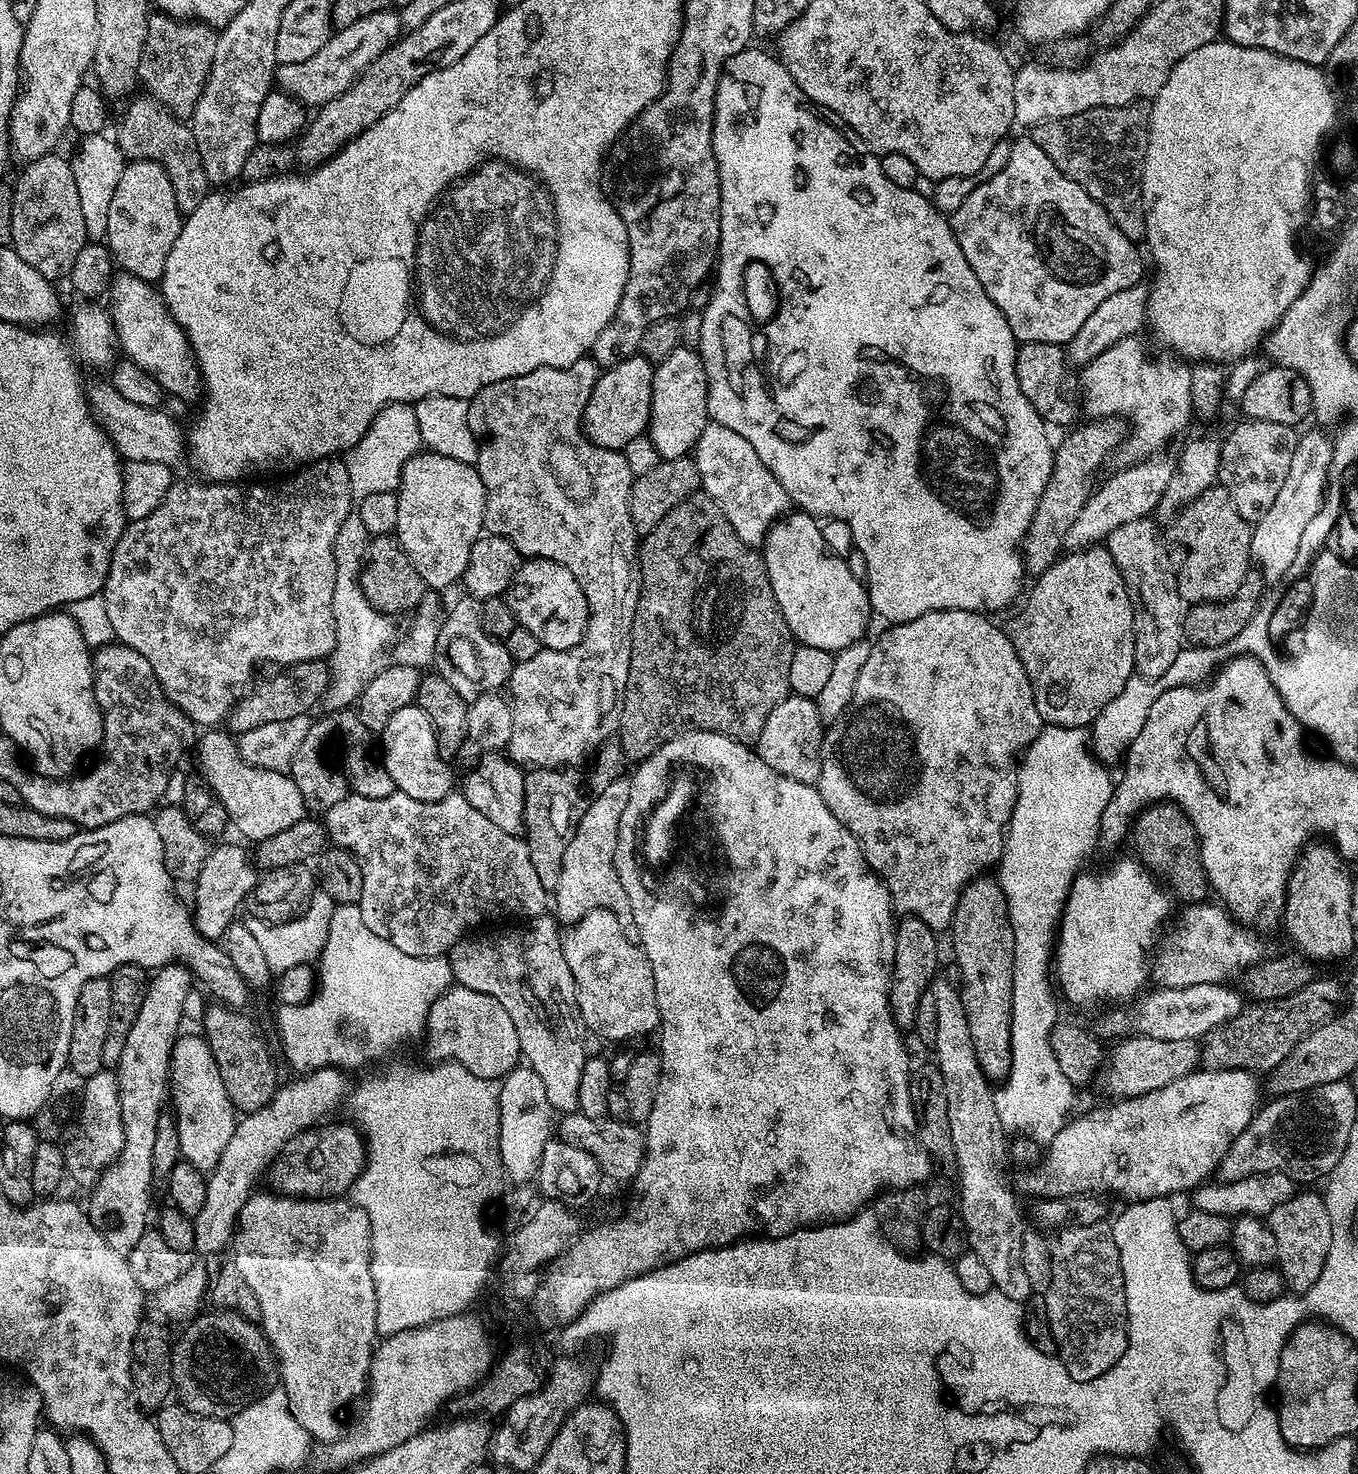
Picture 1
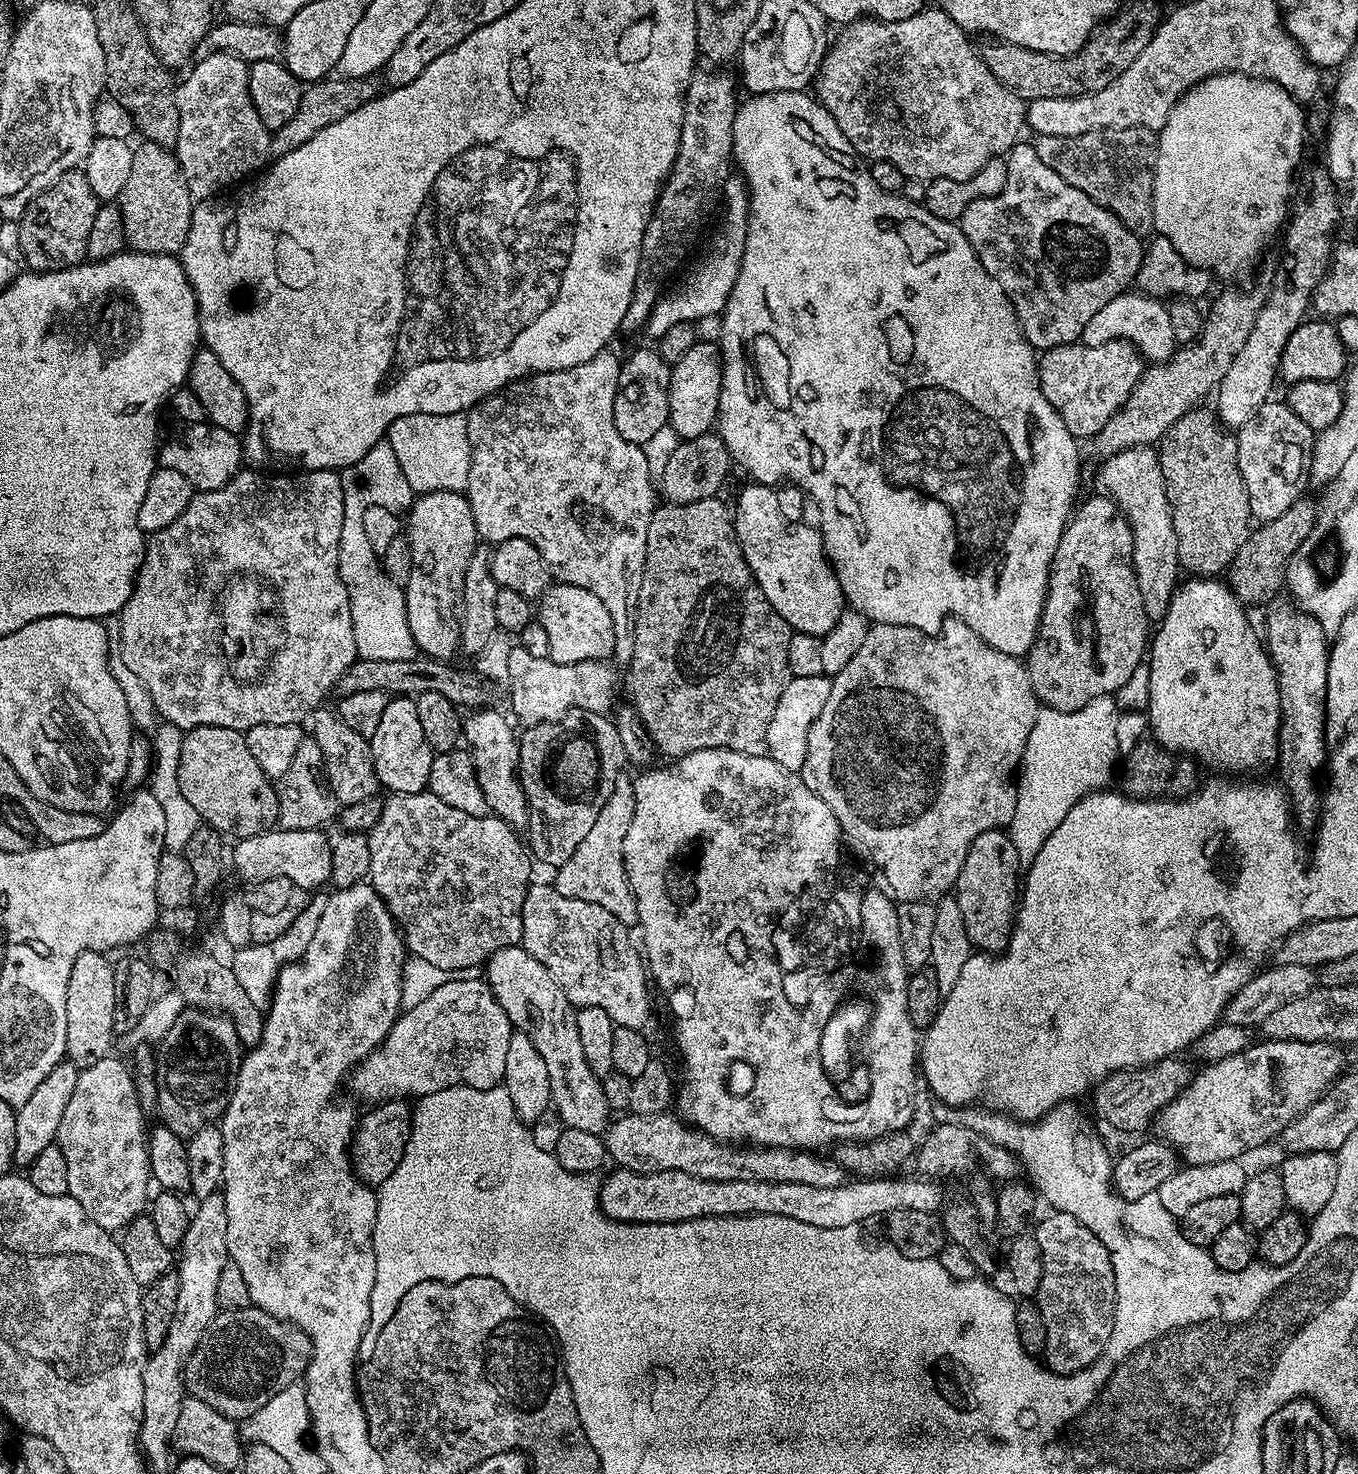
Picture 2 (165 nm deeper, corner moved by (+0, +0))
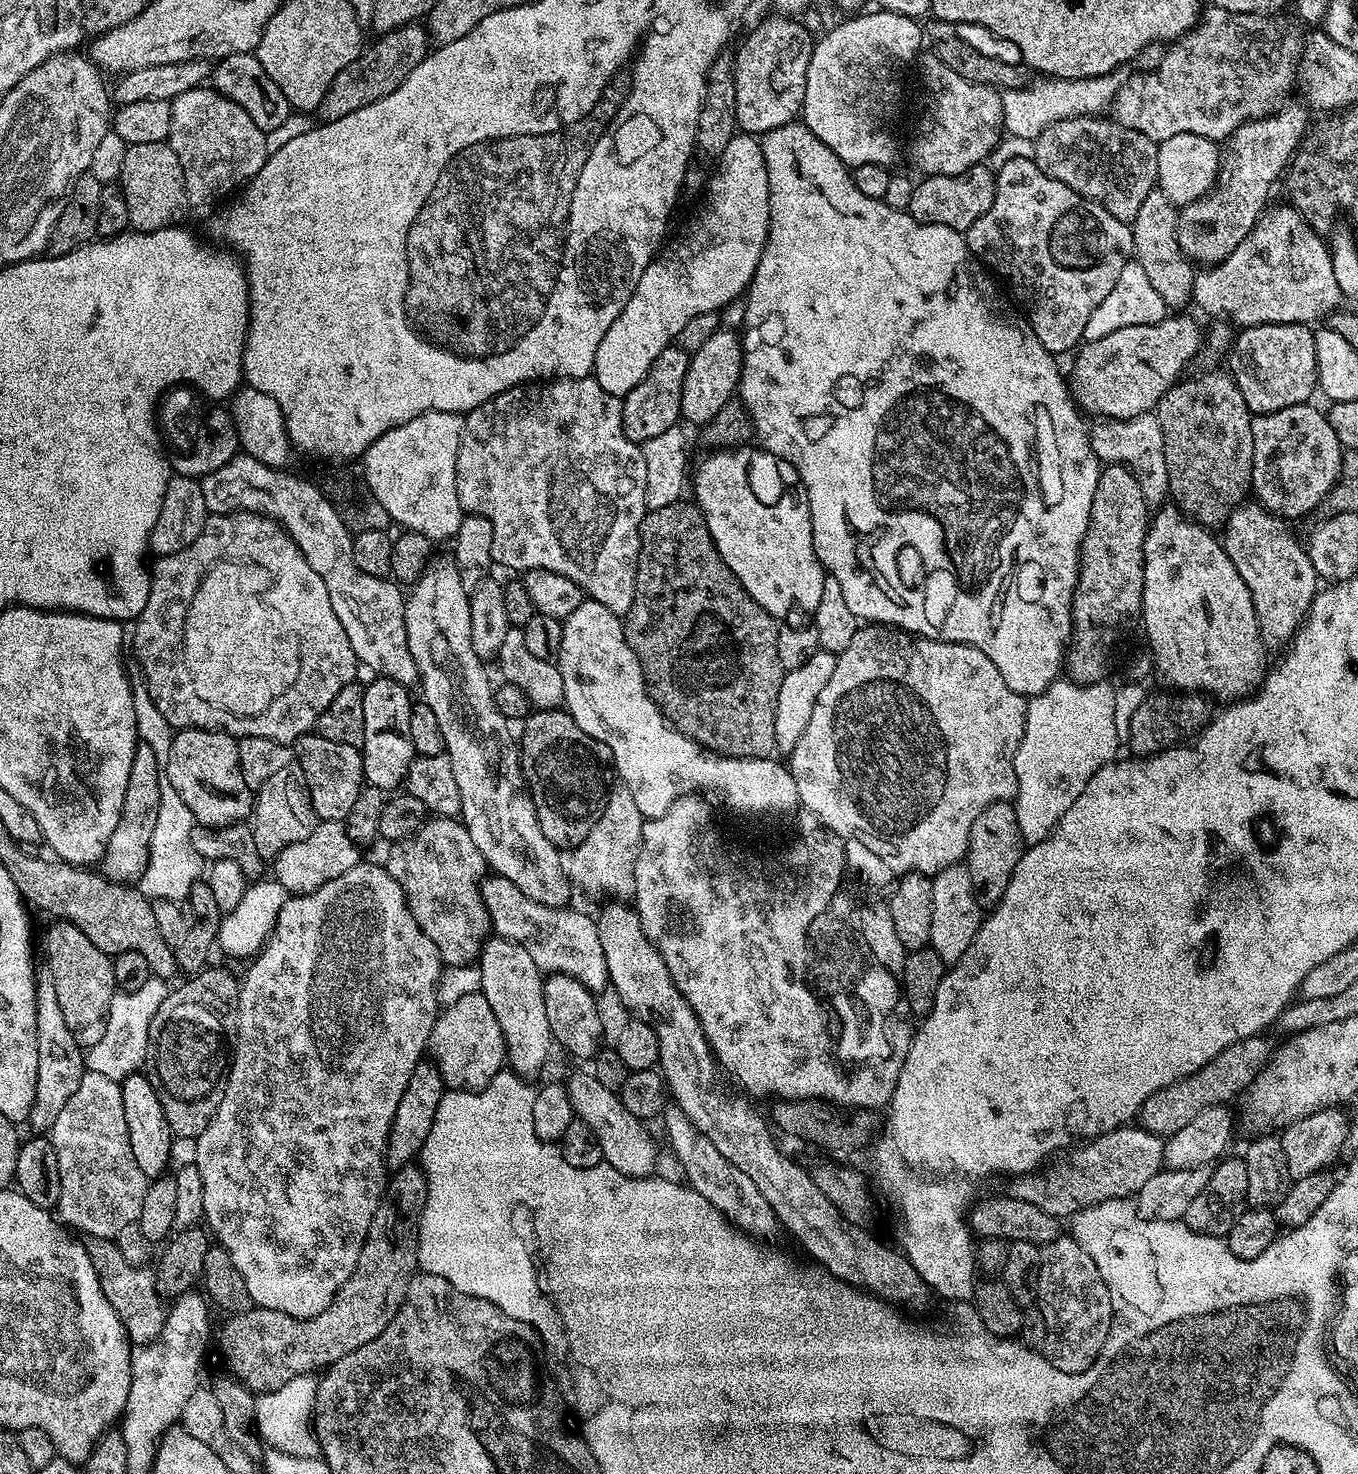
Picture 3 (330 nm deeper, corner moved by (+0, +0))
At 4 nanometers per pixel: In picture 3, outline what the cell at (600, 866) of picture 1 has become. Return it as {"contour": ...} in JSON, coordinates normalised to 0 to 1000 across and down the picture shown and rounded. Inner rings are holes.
{"contour":[[[454,531],[448,538],[448,543],[445,545],[445,549],[440,558],[437,558],[434,566],[432,566],[432,571],[420,576],[419,581],[421,581],[418,581],[417,591],[422,603],[427,604],[428,602],[429,604],[434,605],[436,608],[448,608],[445,609],[450,609],[454,612],[465,611],[468,607],[467,588],[471,579],[471,569],[474,558],[475,555],[470,550],[469,545],[467,545],[467,541],[465,540],[464,536],[461,536],[459,532]]]}

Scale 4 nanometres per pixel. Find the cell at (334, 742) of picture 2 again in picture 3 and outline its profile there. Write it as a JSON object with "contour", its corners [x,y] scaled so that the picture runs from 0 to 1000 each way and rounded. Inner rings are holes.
{"contour":[[[230,495],[217,502],[216,516],[222,525],[225,525],[225,533],[228,536],[228,544],[233,550],[233,557],[256,557],[261,544],[264,544],[264,539],[270,534],[267,509],[252,503],[243,503],[243,501],[237,501]]]}

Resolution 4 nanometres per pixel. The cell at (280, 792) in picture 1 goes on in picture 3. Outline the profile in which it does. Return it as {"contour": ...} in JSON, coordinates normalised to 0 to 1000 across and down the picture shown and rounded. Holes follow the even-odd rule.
{"contour":[[[133,494],[127,499],[125,514],[122,519],[125,533],[131,536],[131,541],[137,544],[142,557],[152,562],[163,562],[167,559],[176,559],[185,554],[187,547],[186,535],[181,533],[175,517],[175,502],[169,497],[158,497],[155,494]]]}

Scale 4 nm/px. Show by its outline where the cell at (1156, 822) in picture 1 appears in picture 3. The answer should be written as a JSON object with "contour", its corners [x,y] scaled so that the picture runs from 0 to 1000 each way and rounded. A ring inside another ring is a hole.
{"contour":[[[856,468],[845,472],[834,483],[831,488],[829,505],[834,507],[833,512],[837,514],[850,513],[861,507],[868,506],[884,499],[884,497],[894,485],[893,476],[882,469]]]}

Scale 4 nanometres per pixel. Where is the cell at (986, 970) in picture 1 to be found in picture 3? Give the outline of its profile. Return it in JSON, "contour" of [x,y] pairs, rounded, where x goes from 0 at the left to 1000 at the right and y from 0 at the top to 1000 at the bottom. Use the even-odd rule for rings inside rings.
{"contour":[[[736,543],[726,547],[726,550],[717,555],[717,560],[714,560],[711,585],[714,590],[714,598],[717,598],[717,604],[725,617],[733,616],[738,607],[741,607],[747,588],[750,588],[755,575],[753,567],[750,565],[747,545]]]}

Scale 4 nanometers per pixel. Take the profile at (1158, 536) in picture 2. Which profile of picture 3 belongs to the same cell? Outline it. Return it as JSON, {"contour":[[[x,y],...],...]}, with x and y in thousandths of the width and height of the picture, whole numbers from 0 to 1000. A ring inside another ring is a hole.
{"contour":[[[851,279],[831,285],[808,284],[803,288],[801,296],[811,315],[825,315],[833,319],[835,324],[838,324],[838,330],[841,330],[841,338],[844,338],[846,343],[856,343],[861,339],[856,286],[852,284]]]}

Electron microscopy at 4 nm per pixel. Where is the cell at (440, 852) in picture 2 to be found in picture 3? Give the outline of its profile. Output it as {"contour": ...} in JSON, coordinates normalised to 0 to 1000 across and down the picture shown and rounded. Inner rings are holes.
{"contour":[[[316,555],[306,565],[298,570],[291,571],[288,575],[289,579],[284,584],[286,592],[292,596],[293,601],[296,601],[300,610],[302,620],[305,620],[305,626],[308,626],[314,636],[317,636],[317,639],[323,642],[325,652],[331,657],[348,654],[353,649],[356,638],[360,637],[362,626],[353,609],[353,598],[360,591],[360,588],[355,582],[355,577],[349,574],[349,569],[346,569],[345,561],[336,555]]]}

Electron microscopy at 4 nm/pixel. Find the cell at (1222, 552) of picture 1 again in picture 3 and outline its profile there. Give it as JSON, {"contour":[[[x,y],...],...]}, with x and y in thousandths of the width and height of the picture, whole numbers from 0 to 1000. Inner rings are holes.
{"contour":[[[904,252],[887,252],[878,258],[870,257],[854,271],[850,279],[856,286],[856,297],[859,305],[860,332],[865,344],[880,355],[887,357],[901,356],[909,345],[917,341],[922,330],[923,313],[923,280],[918,275],[915,265]]]}

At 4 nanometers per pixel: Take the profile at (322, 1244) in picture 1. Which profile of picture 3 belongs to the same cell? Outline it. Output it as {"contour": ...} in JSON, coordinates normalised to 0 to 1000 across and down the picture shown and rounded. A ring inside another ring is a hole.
{"contour":[[[266,585],[261,586],[258,590],[255,590],[255,593],[252,593],[250,596],[240,598],[240,601],[237,601],[234,604],[226,605],[224,608],[215,608],[208,615],[208,617],[203,623],[203,630],[201,630],[197,640],[191,644],[190,648],[183,654],[186,655],[183,655],[183,660],[178,662],[177,665],[174,702],[172,704],[172,713],[168,726],[166,742],[163,745],[163,748],[161,750],[158,758],[155,758],[155,764],[152,764],[152,767],[149,767],[149,769],[144,771],[144,785],[143,785],[143,789],[146,795],[149,796],[150,828],[155,834],[155,838],[158,839],[158,843],[161,846],[166,847],[169,851],[172,859],[175,859],[175,862],[177,863],[178,867],[181,867],[181,875],[184,875],[184,881],[186,885],[189,887],[208,889],[208,891],[214,891],[219,894],[228,894],[229,893],[237,891],[237,889],[240,889],[240,886],[243,886],[243,883],[249,878],[249,875],[256,869],[258,864],[261,864],[261,859],[264,856],[264,851],[267,848],[267,843],[270,843],[270,837],[272,834],[272,829],[275,826],[275,821],[278,821],[278,818],[280,818],[280,812],[283,809],[283,804],[287,797],[284,785],[286,784],[286,770],[289,766],[289,759],[293,753],[293,748],[296,748],[296,742],[299,739],[299,734],[302,734],[302,729],[305,729],[305,726],[311,720],[311,716],[309,716],[311,714],[313,716],[315,711],[315,705],[323,689],[323,683],[321,684],[321,670],[323,671],[325,670],[324,661],[325,659],[325,652],[323,647],[323,642],[320,642],[320,639],[317,639],[317,636],[314,636],[311,628],[308,628],[308,626],[305,626],[305,620],[302,620],[302,615],[300,614],[299,607],[296,604],[296,601],[293,601],[292,596],[287,594],[285,588],[280,587],[279,589],[277,586]]]}

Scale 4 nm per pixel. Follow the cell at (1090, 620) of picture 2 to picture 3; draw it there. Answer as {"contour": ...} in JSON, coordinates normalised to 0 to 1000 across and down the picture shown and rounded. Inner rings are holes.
{"contour":[[[814,315],[810,318],[809,330],[806,332],[806,343],[803,343],[803,354],[801,355],[801,361],[798,364],[798,367],[795,368],[795,389],[794,395],[791,400],[789,406],[789,433],[786,436],[785,440],[785,456],[790,462],[794,464],[804,464],[812,462],[816,459],[815,456],[819,453],[819,444],[822,442],[822,436],[825,434],[825,431],[831,426],[831,423],[834,420],[837,420],[841,414],[841,398],[842,397],[842,368],[845,362],[847,355],[847,343],[844,338],[841,338],[841,330],[838,330],[838,324],[829,316],[825,315]]]}

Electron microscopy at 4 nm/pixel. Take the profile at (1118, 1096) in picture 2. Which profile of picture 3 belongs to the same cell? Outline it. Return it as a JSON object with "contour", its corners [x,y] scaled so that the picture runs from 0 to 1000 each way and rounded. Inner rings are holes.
{"contour":[[[933,702],[921,703],[915,707],[909,707],[909,710],[903,710],[897,718],[888,720],[885,726],[879,726],[873,731],[853,739],[847,744],[839,752],[839,765],[847,767],[851,771],[858,772],[864,771],[870,764],[879,761],[885,753],[893,752],[898,749],[904,750],[904,746],[915,744],[920,737],[926,731],[926,729],[937,717],[938,708],[934,706]]]}

